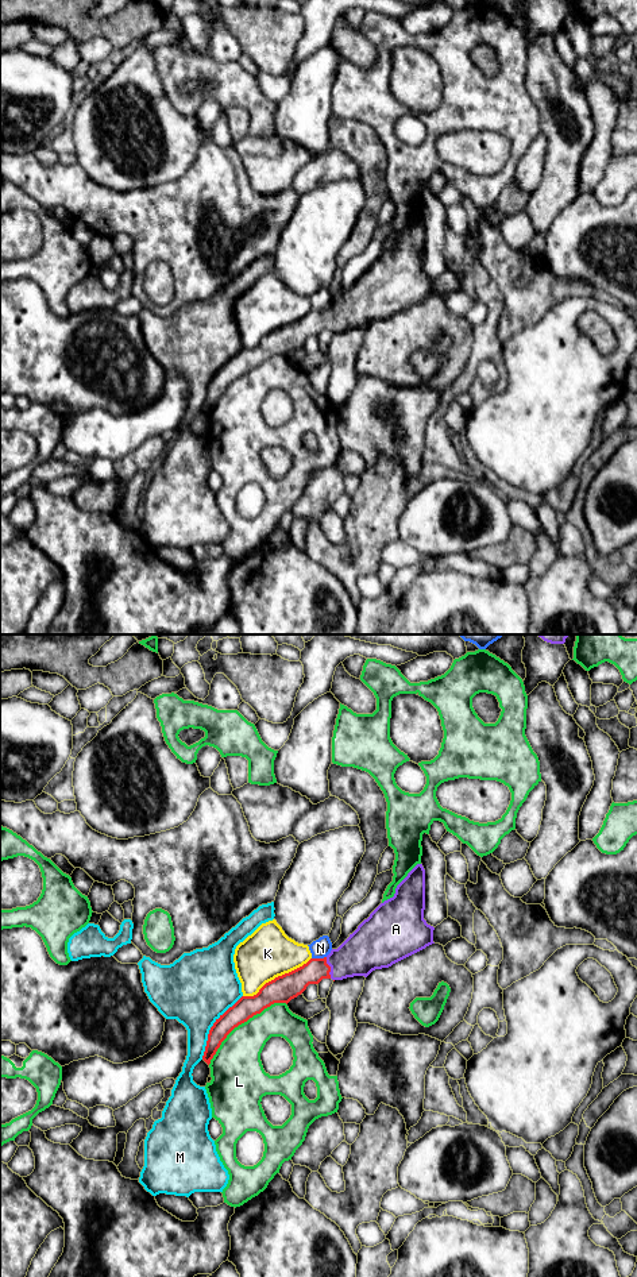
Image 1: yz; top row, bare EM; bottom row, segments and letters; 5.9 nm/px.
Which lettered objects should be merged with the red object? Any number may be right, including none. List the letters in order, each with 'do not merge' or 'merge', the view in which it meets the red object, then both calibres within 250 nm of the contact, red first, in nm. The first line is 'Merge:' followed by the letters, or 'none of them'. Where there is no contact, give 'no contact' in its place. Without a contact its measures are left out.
Merge: A
A: merge; meets red in yz; 150 nm thick on the red side, 260 nm on the other
K: do not merge; meets red in yz; 160 nm thick on the red side, 300 nm on the other
L: do not merge; meets red in yz; 140 nm thick on the red side, 280 nm on the other
M: do not merge; meets red in yz; 140 nm thick on the red side, 420 nm on the other
N: do not merge; meets red in yz; 160 nm thick on the red side, 120 nm on the other

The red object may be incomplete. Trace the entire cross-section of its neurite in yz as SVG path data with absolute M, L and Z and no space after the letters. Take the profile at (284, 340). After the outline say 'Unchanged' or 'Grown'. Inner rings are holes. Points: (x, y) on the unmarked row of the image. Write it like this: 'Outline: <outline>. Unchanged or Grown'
Outline: M417 216L397 238L393 250L381 255L350 289L324 310L310 310L302 319L266 335L256 347L242 348L229 359L209 382L202 412L209 417L221 394L239 377L274 355L289 355L301 347L309 336L318 336L323 331L343 332L354 328L367 329L372 323L389 320L393 316L425 301L433 294L435 279L424 271L425 262L425 221Z. Grown

